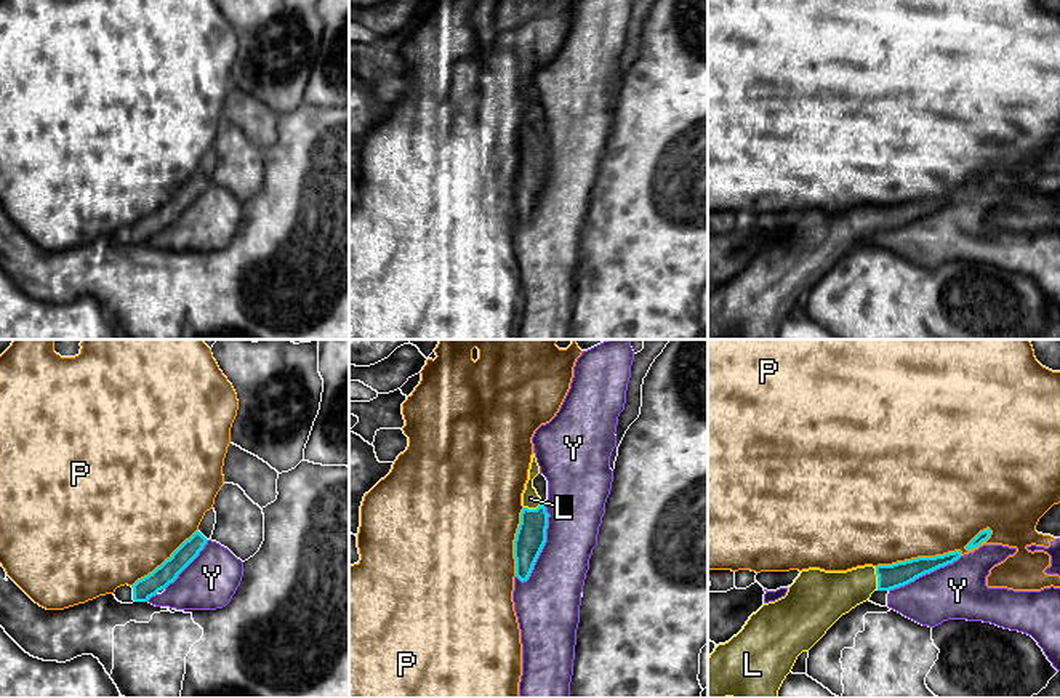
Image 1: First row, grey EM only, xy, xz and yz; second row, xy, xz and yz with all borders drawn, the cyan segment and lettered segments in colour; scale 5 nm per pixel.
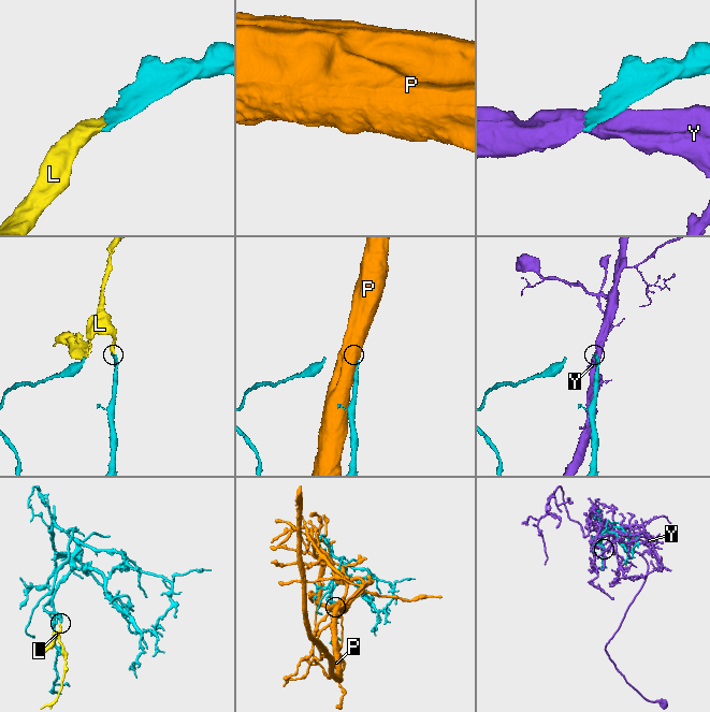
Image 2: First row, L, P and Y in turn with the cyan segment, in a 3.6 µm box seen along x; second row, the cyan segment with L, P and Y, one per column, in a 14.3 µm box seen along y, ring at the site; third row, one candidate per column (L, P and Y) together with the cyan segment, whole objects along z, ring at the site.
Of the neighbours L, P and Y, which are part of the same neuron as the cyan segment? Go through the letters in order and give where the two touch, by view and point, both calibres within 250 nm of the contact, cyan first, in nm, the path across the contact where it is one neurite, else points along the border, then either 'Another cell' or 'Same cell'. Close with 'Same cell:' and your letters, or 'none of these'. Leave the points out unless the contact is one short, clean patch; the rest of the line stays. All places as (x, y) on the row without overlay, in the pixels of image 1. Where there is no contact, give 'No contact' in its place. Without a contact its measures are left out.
L: Touches cyan at yz (878, 220). Thickness 130 nm (cyan) against 240 nm. Path across: yz (889, 218), (878, 220), (831, 236). Same cell
P: Touches cyan at yz (918, 199). Thickness 130 nm (cyan) against 500 nm. Another cell
Y: Touches cyan at xz (545, 183). Thickness 150 nm (cyan) against 300 nm. Another cell
Same cell: L

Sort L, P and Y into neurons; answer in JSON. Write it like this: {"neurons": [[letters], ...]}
{"neurons": [["L"], ["P"], ["Y"]]}

